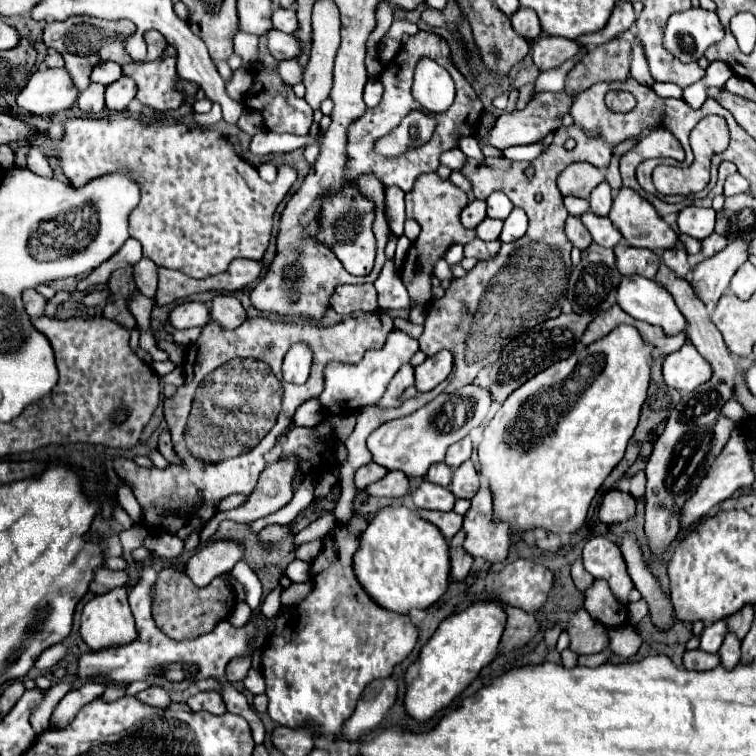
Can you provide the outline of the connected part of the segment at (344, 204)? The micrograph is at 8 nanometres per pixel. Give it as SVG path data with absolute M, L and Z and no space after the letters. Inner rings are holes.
M347 187L341 195L333 195L323 203L323 221L321 233L317 235L325 245L329 245L337 259L351 275L367 275L375 261L375 239L373 239L373 203L361 197L357 191Z

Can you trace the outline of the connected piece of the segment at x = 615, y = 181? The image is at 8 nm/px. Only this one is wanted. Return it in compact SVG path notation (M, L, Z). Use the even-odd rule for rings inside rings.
M617 157L611 159L611 165L607 169L607 181L609 181L613 193L617 193L621 189L621 175L619 175L619 159Z

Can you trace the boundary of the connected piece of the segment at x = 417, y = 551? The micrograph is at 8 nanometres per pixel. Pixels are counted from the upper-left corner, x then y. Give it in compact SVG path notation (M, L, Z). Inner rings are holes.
M405 505L381 507L369 521L367 529L359 535L359 549L353 557L353 571L361 587L381 607L395 611L395 613L407 613L411 609L427 609L447 591L449 543L445 541L441 531L437 531L437 527L433 527L429 521L421 519L415 509L409 509Z

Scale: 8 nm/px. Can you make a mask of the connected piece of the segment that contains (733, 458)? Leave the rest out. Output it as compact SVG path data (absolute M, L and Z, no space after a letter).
M733 433L729 437L727 445L723 447L721 455L715 459L715 463L709 467L709 471L701 479L697 491L691 495L691 499L685 501L685 507L681 507L681 521L679 521L681 529L687 529L689 525L693 525L693 521L699 521L701 517L709 515L709 511L713 511L721 501L729 499L737 489L749 487L753 481L755 481L755 475L751 471L749 453L745 451L745 441L743 441L741 433Z

